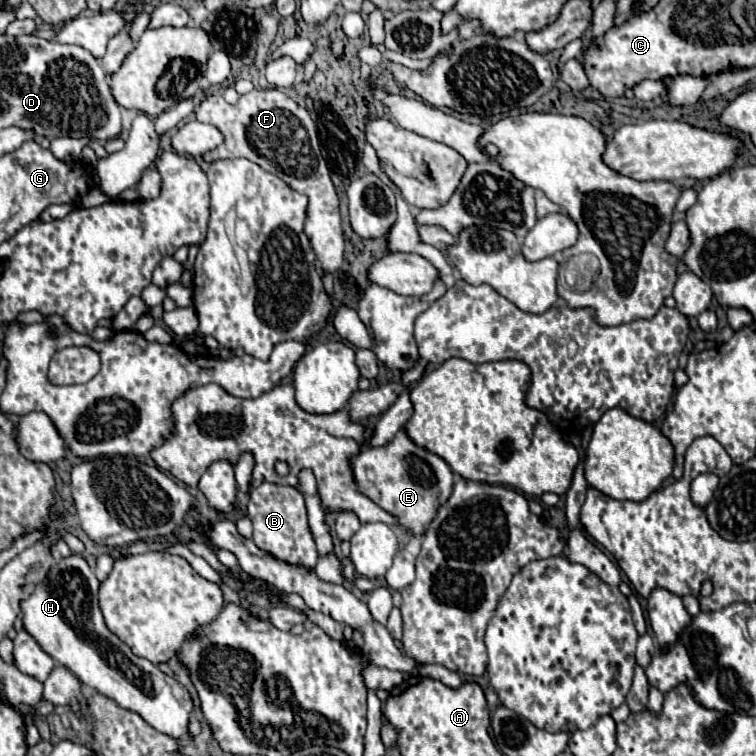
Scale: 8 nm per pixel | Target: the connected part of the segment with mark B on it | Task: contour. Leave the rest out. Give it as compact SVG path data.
M263 482L249 492L249 520L253 524L253 542L271 556L295 564L313 568L317 564L317 548L307 524L307 510L303 494L291 486L279 486Z

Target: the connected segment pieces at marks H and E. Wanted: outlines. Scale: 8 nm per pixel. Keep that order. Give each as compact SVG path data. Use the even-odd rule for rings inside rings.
M71 554L67 558L61 558L51 566L45 582L37 584L33 594L25 602L21 602L23 628L37 640L37 644L51 658L57 660L57 664L69 668L85 686L115 700L121 708L137 712L155 730L169 734L173 738L187 738L187 724L193 710L189 692L175 678L163 674L155 664L151 664L141 656L135 656L125 642L121 642L113 632L109 632L99 610L97 592L99 592L99 580L81 554Z
M401 428L389 446L363 448L353 460L355 480L359 492L369 496L377 506L395 514L401 526L411 534L423 534L437 514L439 506L447 502L453 490L453 472L449 464L437 454L417 446Z

